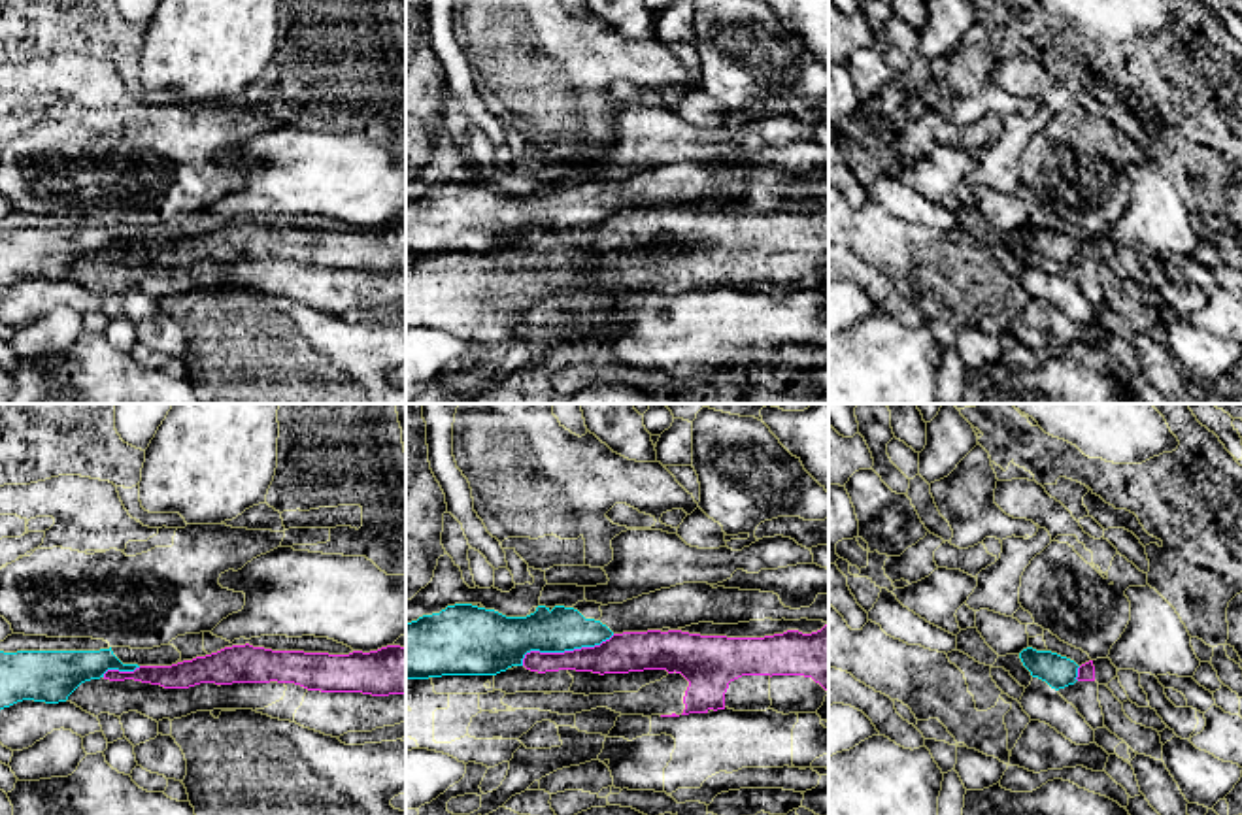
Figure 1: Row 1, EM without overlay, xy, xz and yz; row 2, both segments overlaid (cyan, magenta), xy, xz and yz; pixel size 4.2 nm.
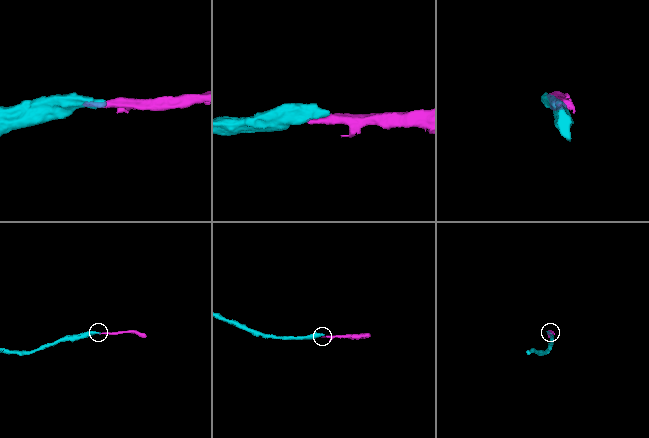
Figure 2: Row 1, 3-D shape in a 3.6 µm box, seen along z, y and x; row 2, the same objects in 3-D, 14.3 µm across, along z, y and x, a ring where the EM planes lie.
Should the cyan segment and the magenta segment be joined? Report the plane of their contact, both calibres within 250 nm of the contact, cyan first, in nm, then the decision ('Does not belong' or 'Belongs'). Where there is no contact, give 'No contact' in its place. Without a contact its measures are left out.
Touches cyan in xz. Thickness 190 nm (cyan) against 170 nm. Does not belong

